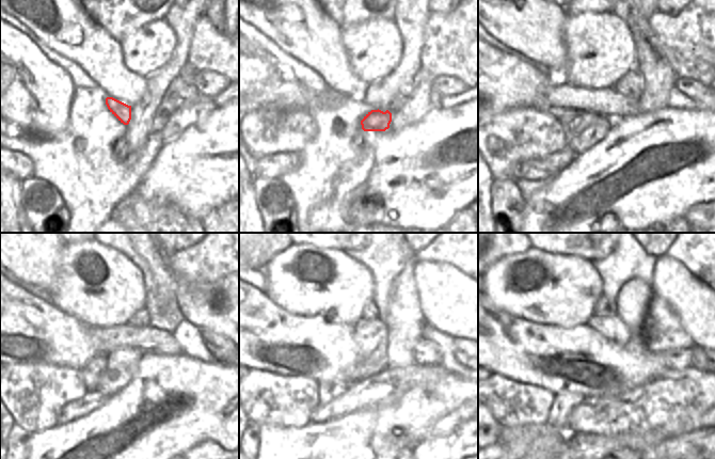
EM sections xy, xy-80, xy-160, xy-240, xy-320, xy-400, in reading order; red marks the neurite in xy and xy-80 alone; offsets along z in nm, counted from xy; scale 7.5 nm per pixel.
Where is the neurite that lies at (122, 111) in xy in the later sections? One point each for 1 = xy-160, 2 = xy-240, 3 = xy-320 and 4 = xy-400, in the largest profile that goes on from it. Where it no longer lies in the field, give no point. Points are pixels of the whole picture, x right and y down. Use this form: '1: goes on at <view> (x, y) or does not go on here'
1: goes on at xy-160 (575, 125)
2: goes on at xy-240 (92, 374)
3: goes on at xy-320 (328, 390)
4: goes on at xy-400 (563, 404)

